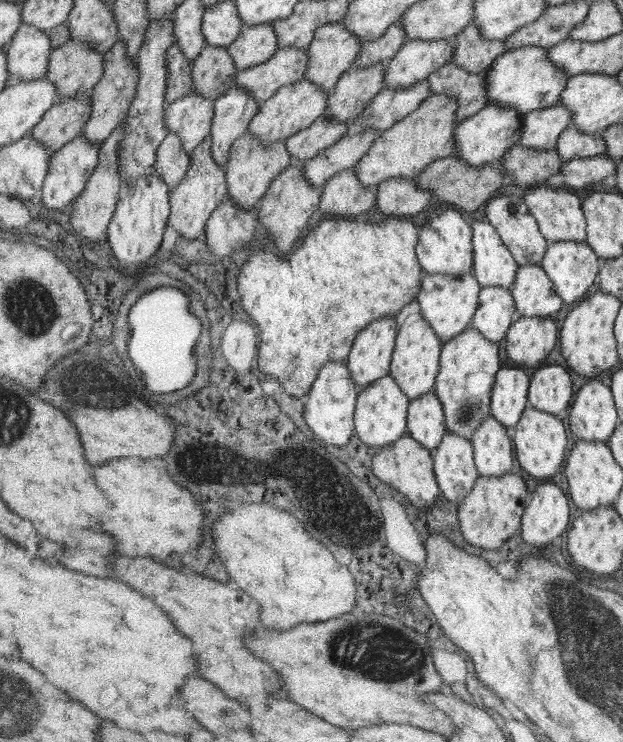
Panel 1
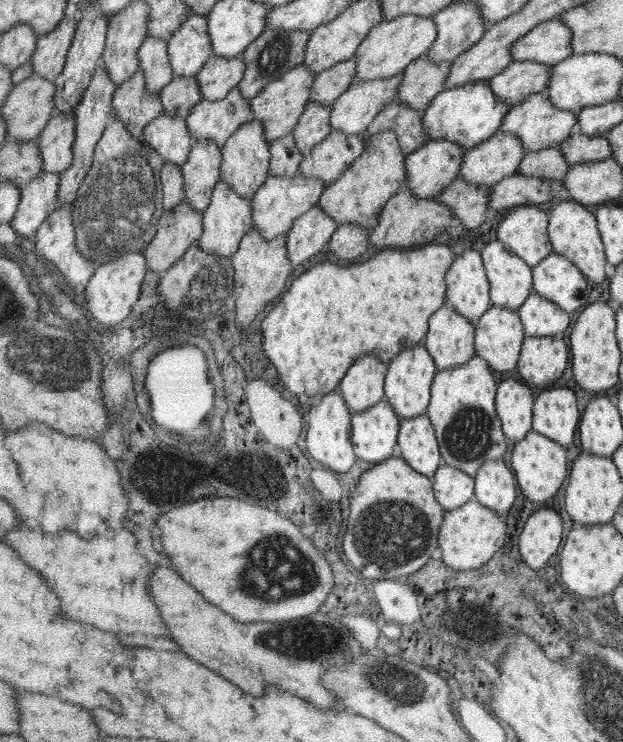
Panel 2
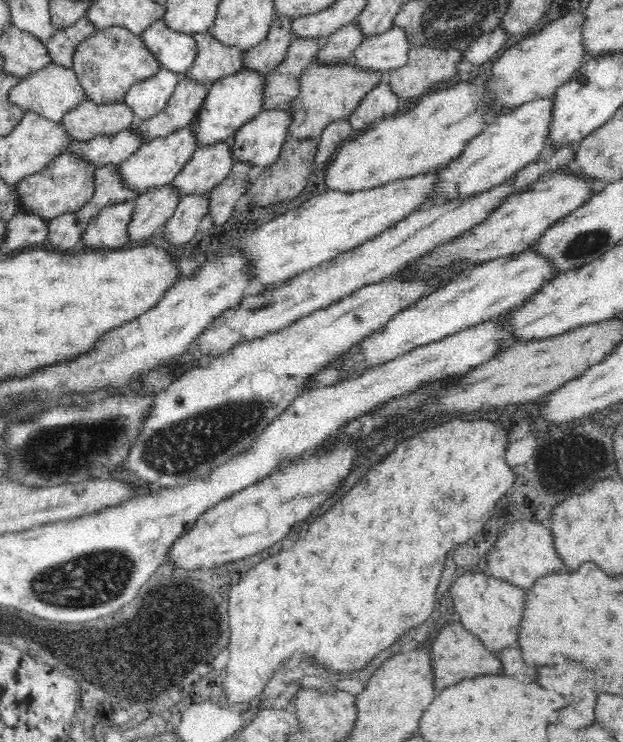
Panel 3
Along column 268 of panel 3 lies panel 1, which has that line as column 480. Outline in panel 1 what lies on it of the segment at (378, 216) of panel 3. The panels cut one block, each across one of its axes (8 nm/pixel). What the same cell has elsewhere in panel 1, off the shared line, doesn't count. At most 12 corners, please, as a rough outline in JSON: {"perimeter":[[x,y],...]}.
{"perimeter":[[473,220],[475,267],[484,287],[512,288],[513,253],[488,220]]}

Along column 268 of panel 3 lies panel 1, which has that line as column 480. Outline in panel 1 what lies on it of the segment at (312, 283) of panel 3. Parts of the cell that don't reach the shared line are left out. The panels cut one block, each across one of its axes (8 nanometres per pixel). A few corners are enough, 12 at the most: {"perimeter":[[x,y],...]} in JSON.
{"perimeter":[[508,288],[482,290],[472,326],[487,340],[507,338],[514,316]]}

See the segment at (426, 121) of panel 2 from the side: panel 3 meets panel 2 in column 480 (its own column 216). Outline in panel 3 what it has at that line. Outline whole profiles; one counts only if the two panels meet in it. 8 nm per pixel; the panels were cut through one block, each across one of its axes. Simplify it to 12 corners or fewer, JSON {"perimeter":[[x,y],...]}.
{"perimeter":[[264,74],[214,81],[193,122],[198,144],[230,141],[262,112]]}

